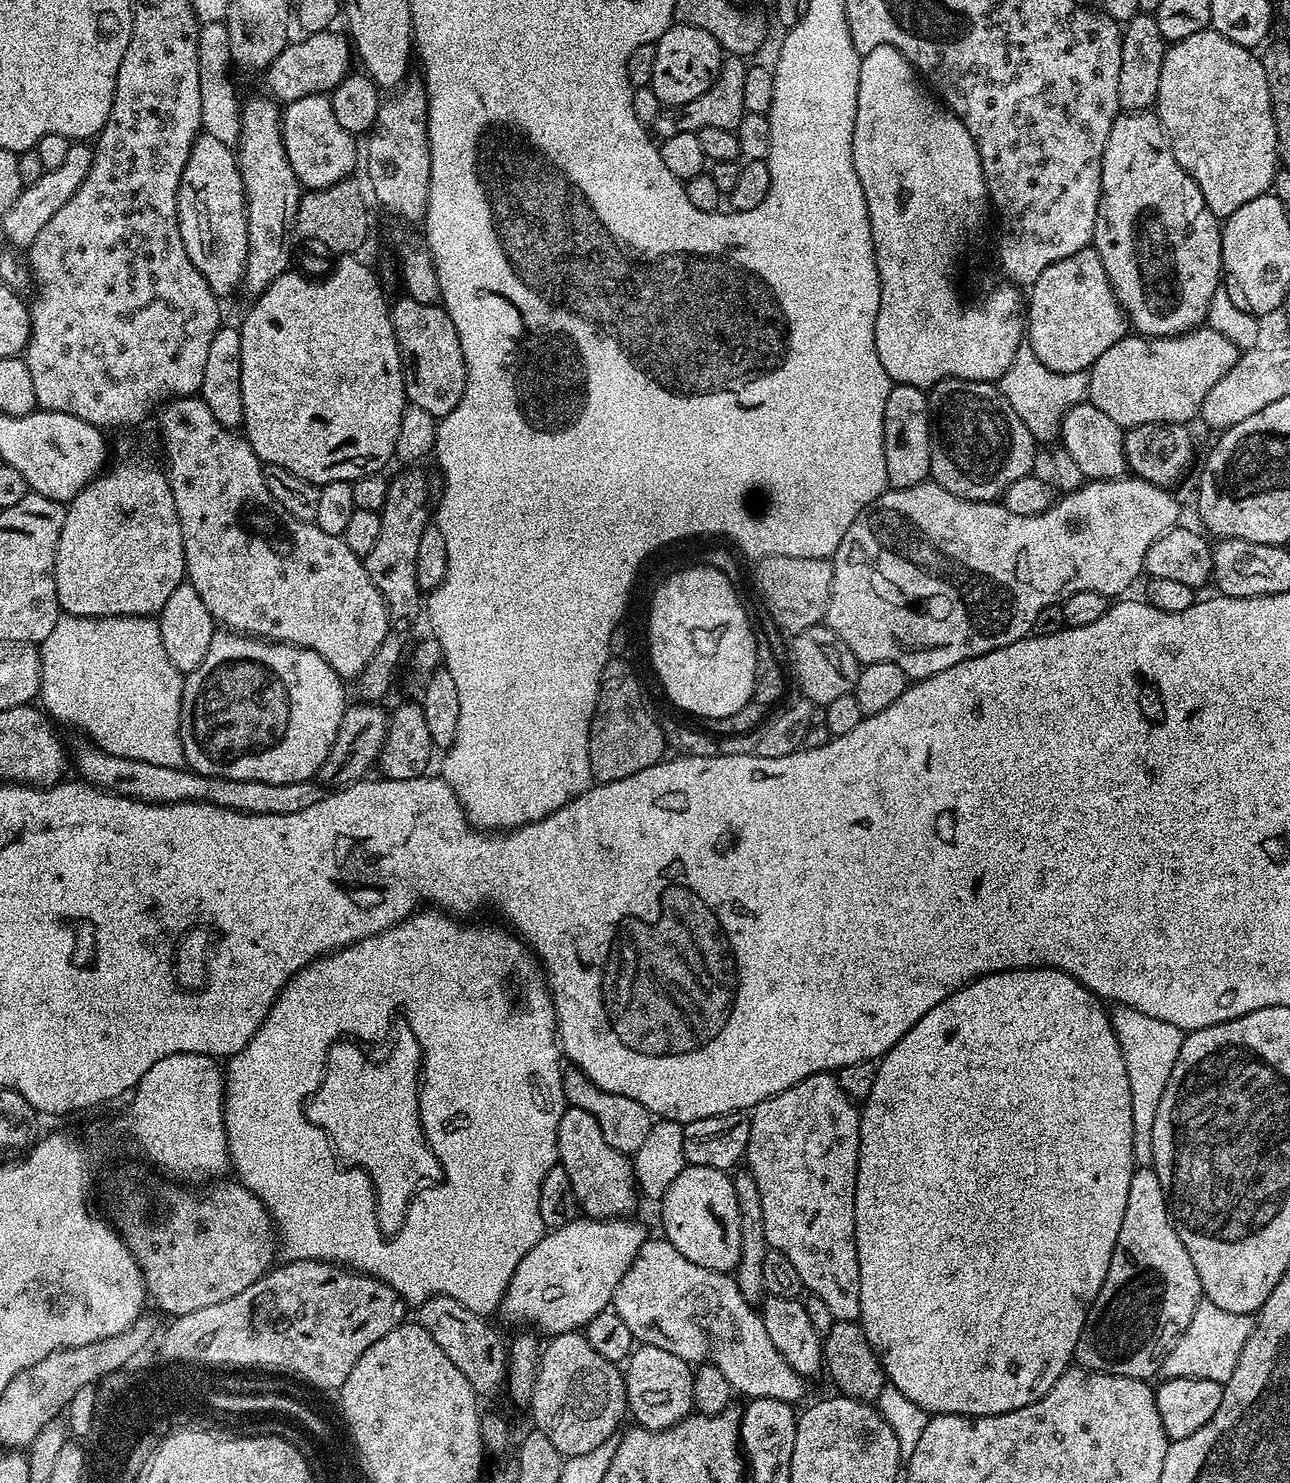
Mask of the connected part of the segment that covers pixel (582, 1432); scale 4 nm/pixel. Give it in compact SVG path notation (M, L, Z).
M583 1331L563 1332L551 1337L543 1345L539 1353L539 1364L536 1368L536 1380L533 1382L530 1407L532 1406L532 1420L535 1431L546 1434L554 1450L558 1450L561 1456L567 1458L586 1454L602 1442L613 1439L617 1435L616 1427L623 1422L628 1412L628 1399L626 1398L626 1386L624 1385L624 1373L617 1365L602 1358L598 1350L590 1346Z

